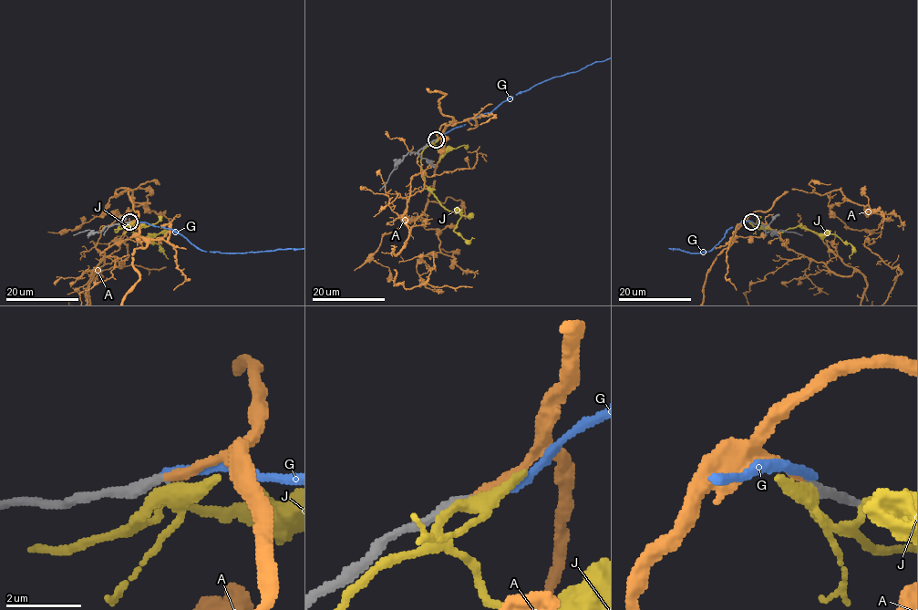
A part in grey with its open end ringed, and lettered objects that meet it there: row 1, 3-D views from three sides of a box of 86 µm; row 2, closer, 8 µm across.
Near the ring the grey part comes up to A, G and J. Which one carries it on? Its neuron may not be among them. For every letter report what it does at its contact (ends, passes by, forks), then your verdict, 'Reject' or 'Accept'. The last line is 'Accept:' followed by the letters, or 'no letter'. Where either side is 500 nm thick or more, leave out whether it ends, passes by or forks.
A: It ends there. Accept
G: It ends there. Reject
J: It forks there. Reject
Accept: A

